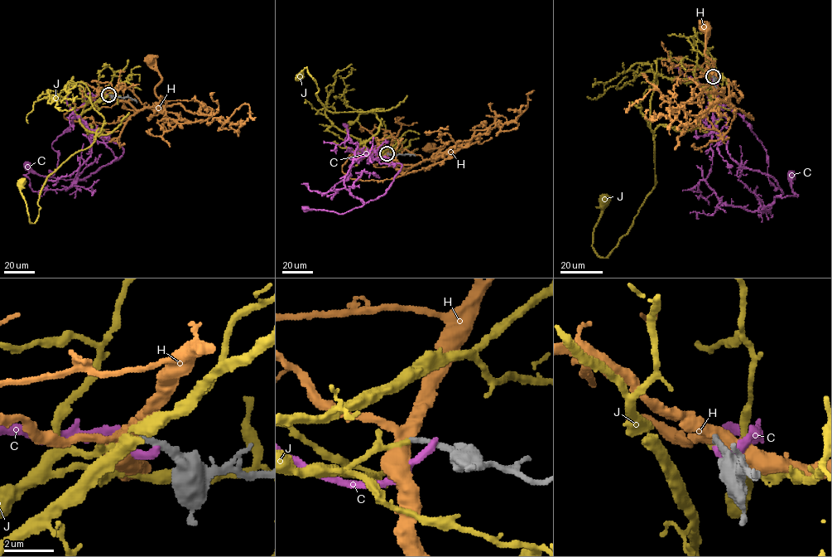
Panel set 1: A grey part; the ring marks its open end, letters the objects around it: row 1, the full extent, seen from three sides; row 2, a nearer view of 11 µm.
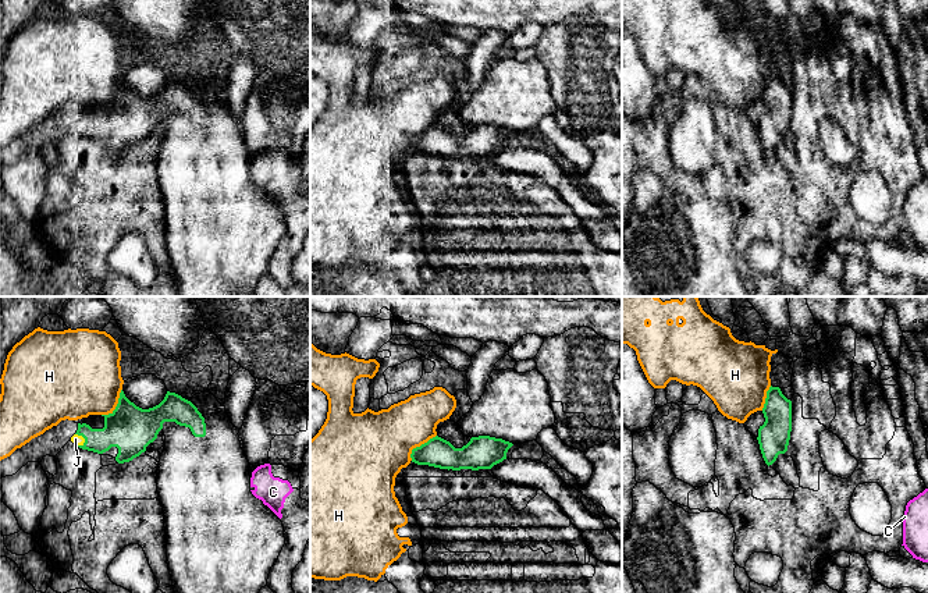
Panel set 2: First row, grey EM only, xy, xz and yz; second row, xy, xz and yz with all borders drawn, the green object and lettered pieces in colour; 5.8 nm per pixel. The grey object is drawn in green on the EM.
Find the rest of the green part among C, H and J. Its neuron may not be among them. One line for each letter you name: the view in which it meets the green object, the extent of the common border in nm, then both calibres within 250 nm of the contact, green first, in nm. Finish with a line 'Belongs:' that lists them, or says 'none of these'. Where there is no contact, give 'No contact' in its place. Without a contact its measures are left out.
J: Touches green in xy. Shared border 90 nm. Thickness 240 nm (green) against 60 nm
Belongs: J

